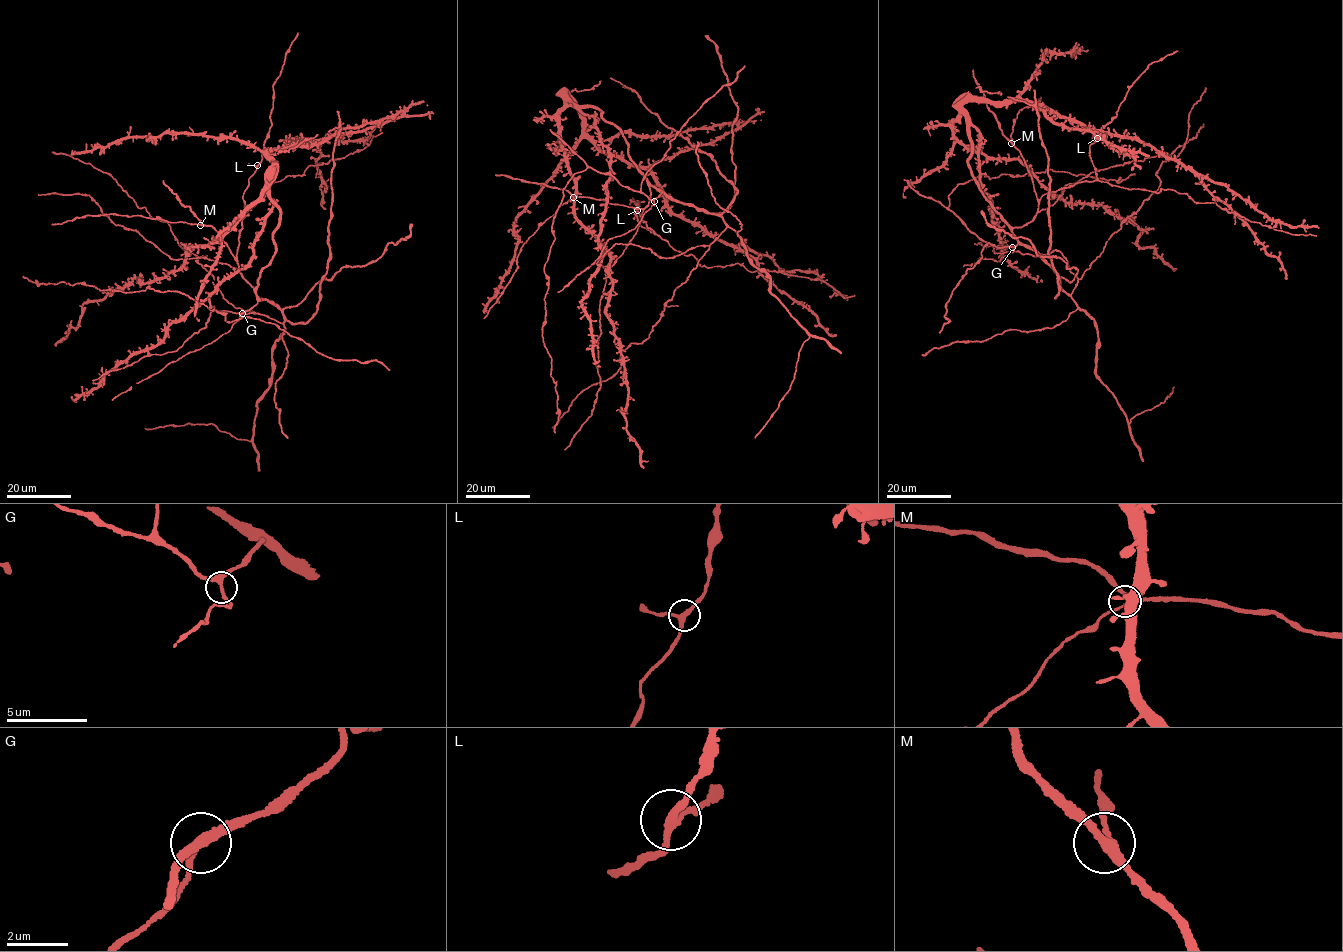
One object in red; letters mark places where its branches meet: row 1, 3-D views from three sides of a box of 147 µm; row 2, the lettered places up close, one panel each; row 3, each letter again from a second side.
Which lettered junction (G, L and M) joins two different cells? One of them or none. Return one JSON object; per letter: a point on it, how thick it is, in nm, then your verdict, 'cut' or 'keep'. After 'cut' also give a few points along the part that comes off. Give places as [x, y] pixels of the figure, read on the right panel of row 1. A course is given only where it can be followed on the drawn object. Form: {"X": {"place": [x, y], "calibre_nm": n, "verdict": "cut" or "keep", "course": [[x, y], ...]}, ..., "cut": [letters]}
{"G": {"place": [1012, 247], "calibre_nm": 280, "verdict": "keep"}, "L": {"place": [1097, 138], "calibre_nm": 240, "verdict": "keep"}, "M": {"place": [1011, 143], "calibre_nm": 260, "verdict": "keep"}, "cut": []}

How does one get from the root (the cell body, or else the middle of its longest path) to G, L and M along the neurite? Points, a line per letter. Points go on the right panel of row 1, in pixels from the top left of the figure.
G: (968, 166), (982, 195), (1017, 239), (1018, 244), (1012, 247)
L: (968, 166), (989, 204), (1002, 219), (1017, 227), (1031, 222), (1041, 196), (1097, 178), (1089, 146), (1097, 138)
M: (968, 166), (977, 187), (1000, 217), (1013, 228), (1029, 223), (1037, 211), (1038, 200), (1029, 170), (1011, 143)

